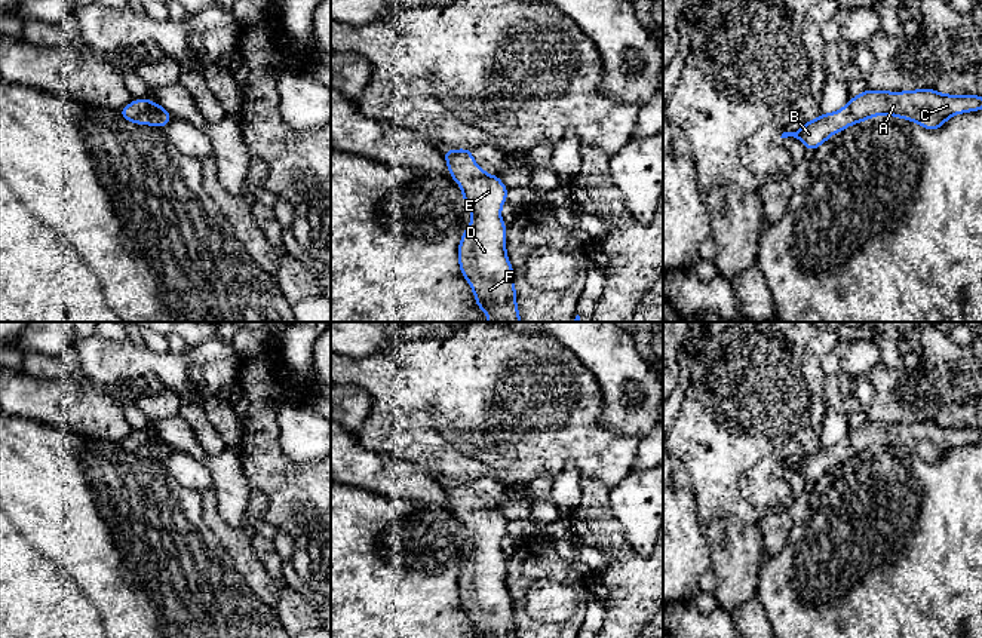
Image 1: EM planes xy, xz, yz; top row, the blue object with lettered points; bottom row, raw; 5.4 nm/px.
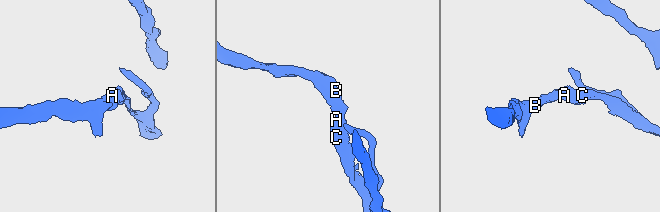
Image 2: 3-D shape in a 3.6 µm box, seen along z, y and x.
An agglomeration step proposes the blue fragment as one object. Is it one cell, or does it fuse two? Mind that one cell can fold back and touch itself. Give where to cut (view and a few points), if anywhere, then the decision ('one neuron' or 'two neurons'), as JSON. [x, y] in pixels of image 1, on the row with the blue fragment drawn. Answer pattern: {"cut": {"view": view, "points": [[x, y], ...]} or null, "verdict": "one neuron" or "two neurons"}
{"cut": null, "verdict": "one neuron"}

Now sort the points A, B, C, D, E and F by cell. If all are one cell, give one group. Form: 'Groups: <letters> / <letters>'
Groups: A B C D E F

